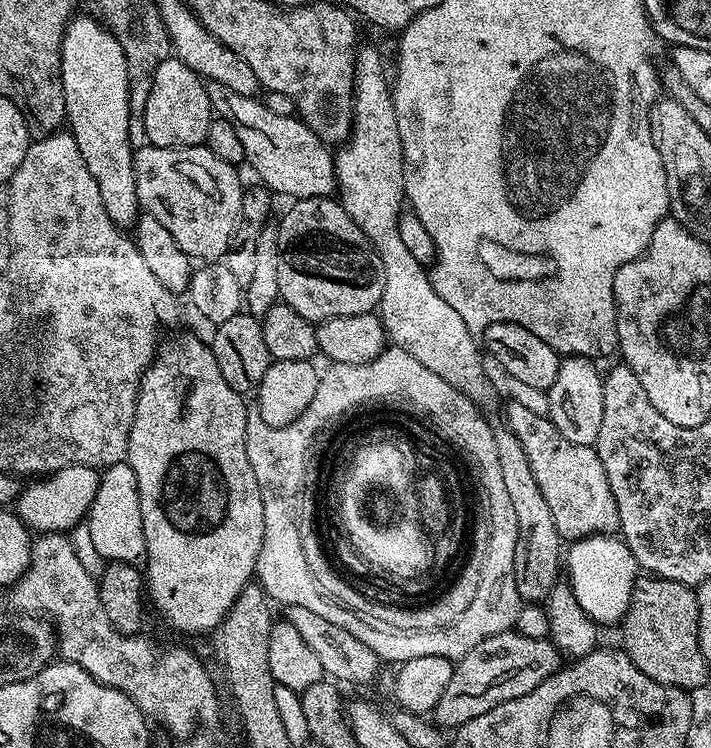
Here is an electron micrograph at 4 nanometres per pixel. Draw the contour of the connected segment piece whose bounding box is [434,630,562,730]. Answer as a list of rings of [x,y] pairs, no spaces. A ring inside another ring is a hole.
[[[513,630],[494,634],[486,638],[486,642],[478,642],[470,654],[455,661],[454,665],[449,685],[434,711],[435,723],[444,730],[455,730],[478,718],[478,714],[486,714],[486,710],[502,702],[510,702],[510,698],[522,698],[522,694],[530,694],[534,686],[542,686],[546,678],[560,671],[562,653],[551,639],[526,638]]]

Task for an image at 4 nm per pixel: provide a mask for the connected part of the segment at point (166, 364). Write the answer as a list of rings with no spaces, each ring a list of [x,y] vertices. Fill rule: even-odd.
[[[176,336],[159,345],[153,362],[145,370],[140,380],[140,389],[134,410],[134,422],[128,435],[127,463],[133,468],[138,482],[138,494],[141,496],[142,526],[145,528],[145,544],[148,562],[146,565],[146,596],[160,616],[172,628],[180,632],[189,632],[196,636],[199,632],[215,633],[220,623],[226,618],[230,606],[242,594],[242,590],[256,575],[258,550],[262,550],[262,534],[264,533],[264,511],[262,510],[262,494],[258,490],[258,478],[254,478],[254,466],[250,466],[250,458],[246,458],[246,418],[249,405],[244,404],[245,397],[236,392],[222,378],[222,370],[218,370],[218,362],[214,358],[211,347],[204,344],[196,336]]]

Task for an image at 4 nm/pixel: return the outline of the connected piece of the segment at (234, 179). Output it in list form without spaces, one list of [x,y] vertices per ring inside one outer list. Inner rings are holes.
[[[145,146],[135,149],[132,161],[134,162],[134,174],[136,175],[138,198],[141,205],[150,204],[150,202],[156,204],[158,202],[156,206],[160,208],[160,212],[164,208],[162,206],[164,200],[160,196],[156,196],[156,198],[152,196],[152,172],[160,172],[158,176],[160,178],[164,176],[164,182],[168,182],[166,186],[170,190],[172,190],[174,180],[178,180],[178,176],[180,176],[176,172],[186,172],[184,178],[194,178],[190,182],[200,180],[200,182],[196,182],[198,192],[196,190],[192,192],[194,196],[200,196],[200,200],[192,198],[194,200],[194,206],[190,206],[190,208],[198,210],[198,214],[194,214],[194,216],[196,218],[198,216],[208,216],[208,218],[218,220],[218,222],[228,222],[230,226],[186,226],[186,216],[180,216],[180,208],[176,208],[176,202],[174,202],[174,206],[164,208],[164,212],[168,212],[168,218],[166,220],[170,222],[170,226],[172,226],[171,230],[174,230],[173,236],[178,236],[178,243],[176,245],[187,256],[195,258],[200,262],[215,261],[229,251],[234,237],[237,235],[238,225],[241,223],[240,207],[242,206],[242,198],[245,194],[245,189],[243,187],[240,188],[240,176],[236,173],[239,171],[233,165],[222,162],[222,158],[218,158],[218,154],[214,154],[207,146],[197,146],[194,148],[154,148]],[[176,162],[188,162],[188,168],[186,166],[184,168],[178,168]]]

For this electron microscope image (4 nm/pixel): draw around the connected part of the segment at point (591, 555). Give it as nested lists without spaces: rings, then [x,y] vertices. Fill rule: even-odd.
[[[615,535],[587,536],[581,540],[571,541],[567,545],[566,583],[572,587],[574,598],[578,598],[578,606],[586,610],[586,614],[597,626],[619,625],[623,621],[626,610],[630,606],[632,587],[637,579],[638,565],[634,554],[630,554],[623,539]]]

